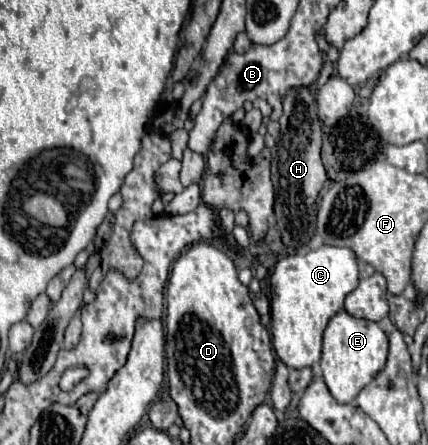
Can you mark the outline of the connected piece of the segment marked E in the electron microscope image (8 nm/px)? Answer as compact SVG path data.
M339 310L327 324L323 334L323 356L321 370L323 380L331 392L331 396L339 404L349 404L357 398L359 390L367 386L385 366L387 360L387 336L379 328L377 322L361 320L345 310Z

